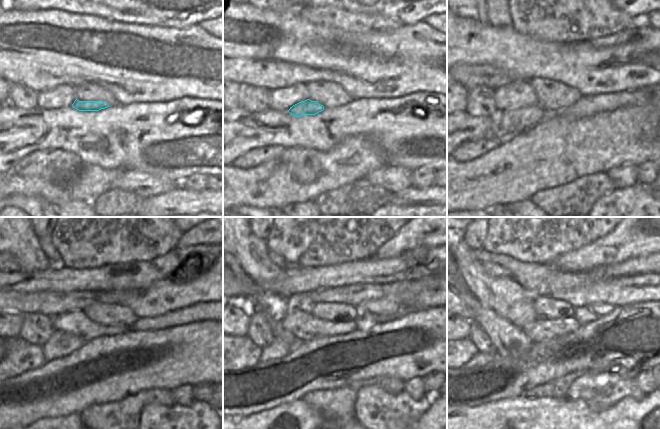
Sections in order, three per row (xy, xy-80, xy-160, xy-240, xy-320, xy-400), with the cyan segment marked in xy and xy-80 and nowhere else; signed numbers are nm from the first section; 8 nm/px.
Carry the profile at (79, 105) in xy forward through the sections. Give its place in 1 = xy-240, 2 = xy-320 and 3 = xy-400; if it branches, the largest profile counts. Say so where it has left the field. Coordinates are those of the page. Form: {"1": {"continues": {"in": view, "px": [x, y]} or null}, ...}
{"1": {"continues": {"in": "xy-240", "px": [60, 344]}}, "2": {"continues": {"in": "xy-320", "px": [278, 349]}}, "3": {"continues": {"in": "xy-400", "px": [482, 359]}}}

